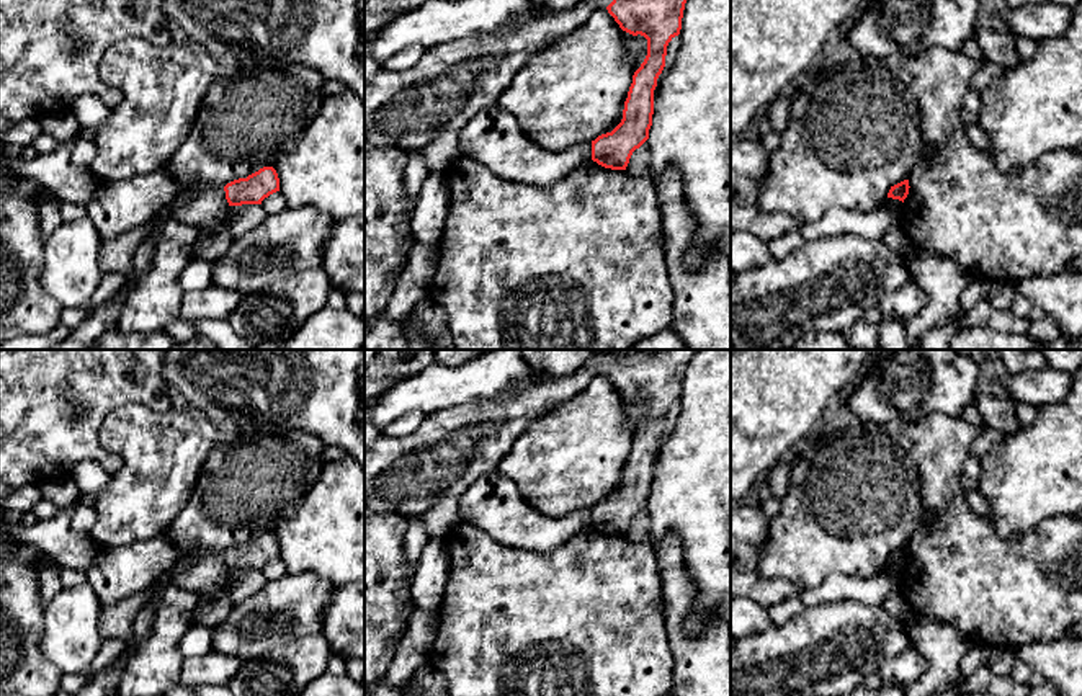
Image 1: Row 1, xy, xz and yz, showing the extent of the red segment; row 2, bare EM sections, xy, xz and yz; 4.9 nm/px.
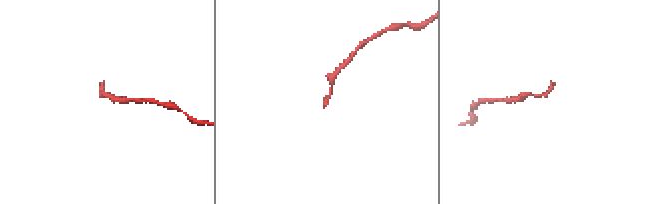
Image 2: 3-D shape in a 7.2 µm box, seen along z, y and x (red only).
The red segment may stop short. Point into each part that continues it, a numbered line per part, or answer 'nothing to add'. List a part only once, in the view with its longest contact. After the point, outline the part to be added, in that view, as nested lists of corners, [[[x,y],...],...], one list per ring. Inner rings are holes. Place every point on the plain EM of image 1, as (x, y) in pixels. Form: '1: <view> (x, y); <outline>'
1: xz (451, 450); [[[595,353],[567,376],[538,374],[494,400],[476,400],[428,413],[407,436],[382,433],[374,446],[364,449],[364,508],[412,518],[433,508],[445,497],[459,498],[476,480],[497,469],[531,422],[569,402],[595,376],[606,374],[616,361],[618,356],[611,353]]]

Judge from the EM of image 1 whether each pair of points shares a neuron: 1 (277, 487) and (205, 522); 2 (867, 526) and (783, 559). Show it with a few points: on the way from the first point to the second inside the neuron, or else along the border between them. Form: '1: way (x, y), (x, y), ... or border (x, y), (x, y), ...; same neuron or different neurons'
1: way (259, 487), (247, 487), (223, 512); same neuron
2: way (845, 526), (824, 526), (804, 544); same neuron

